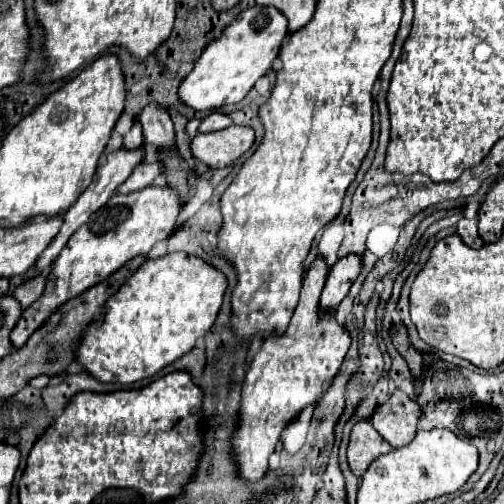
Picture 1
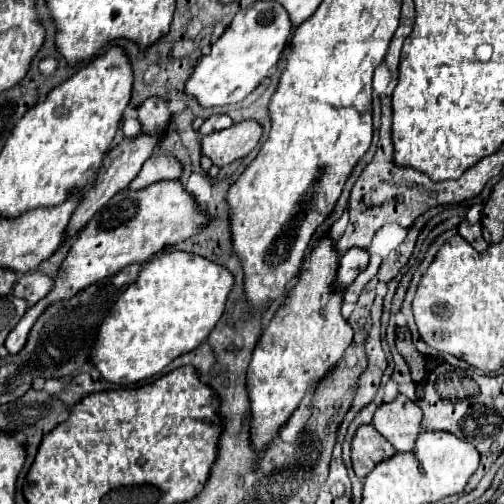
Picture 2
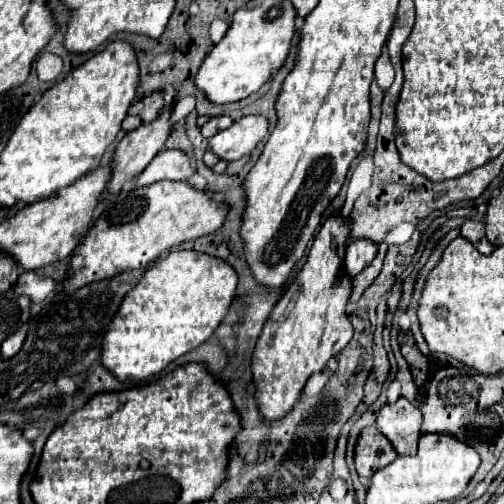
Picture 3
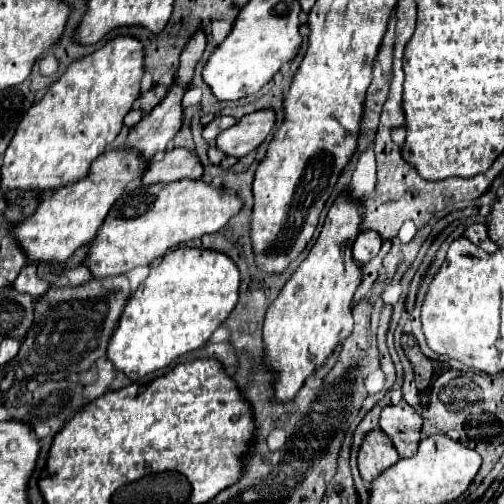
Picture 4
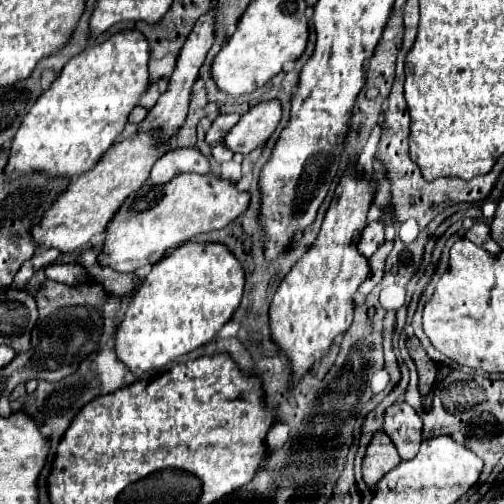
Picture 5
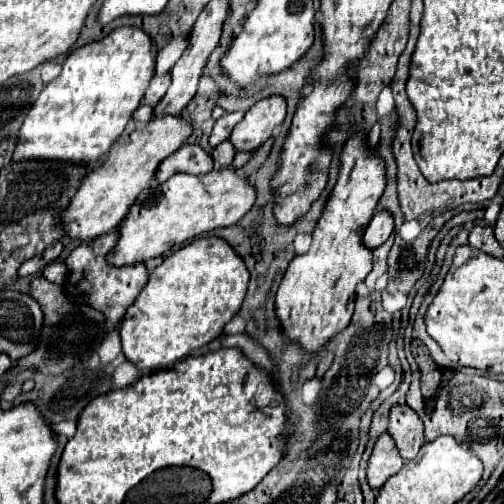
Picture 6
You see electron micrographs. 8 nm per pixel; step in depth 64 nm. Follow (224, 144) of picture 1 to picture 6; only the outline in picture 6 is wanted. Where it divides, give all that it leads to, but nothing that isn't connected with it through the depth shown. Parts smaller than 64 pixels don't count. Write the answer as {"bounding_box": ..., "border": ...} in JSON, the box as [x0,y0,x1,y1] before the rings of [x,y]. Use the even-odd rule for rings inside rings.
{"bounding_box":[232,96,286,150],"border":[[[268,96],[256,102],[232,130],[232,144],[238,150],[252,150],[262,146],[286,118],[286,98]]]}

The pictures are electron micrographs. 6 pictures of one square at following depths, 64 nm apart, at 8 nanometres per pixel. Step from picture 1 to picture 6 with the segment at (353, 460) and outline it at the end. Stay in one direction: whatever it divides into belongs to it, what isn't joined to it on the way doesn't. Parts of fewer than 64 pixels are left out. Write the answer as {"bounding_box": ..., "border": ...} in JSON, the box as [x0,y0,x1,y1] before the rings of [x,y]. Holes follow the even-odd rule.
{"bounding_box":[368,434,404,490],"border":[[[382,434],[374,446],[372,456],[370,456],[368,484],[374,490],[378,490],[380,484],[384,484],[384,480],[392,478],[396,472],[400,472],[402,466],[404,466],[404,460],[398,454],[394,440],[388,434]]]}

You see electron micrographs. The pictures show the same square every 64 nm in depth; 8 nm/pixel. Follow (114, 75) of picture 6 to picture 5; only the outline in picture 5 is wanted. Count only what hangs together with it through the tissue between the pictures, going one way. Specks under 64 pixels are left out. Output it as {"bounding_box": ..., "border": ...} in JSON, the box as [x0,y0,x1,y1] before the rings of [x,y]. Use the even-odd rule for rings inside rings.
{"bounding_box":[6,30,150,180],"border":[[[122,30],[112,34],[102,44],[90,46],[80,54],[72,56],[68,64],[62,68],[58,78],[50,84],[48,90],[34,102],[32,110],[22,120],[6,166],[6,176],[14,180],[20,174],[44,172],[50,176],[78,176],[96,166],[96,160],[114,144],[114,140],[122,134],[128,114],[138,106],[140,96],[148,88],[148,62],[150,62],[150,44],[146,36],[138,30]]]}

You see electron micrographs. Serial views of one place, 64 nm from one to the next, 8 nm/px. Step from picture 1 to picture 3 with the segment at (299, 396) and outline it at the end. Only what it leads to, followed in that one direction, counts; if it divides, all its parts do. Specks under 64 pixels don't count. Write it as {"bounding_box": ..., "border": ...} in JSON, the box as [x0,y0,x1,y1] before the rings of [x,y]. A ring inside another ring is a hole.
{"bounding_box":[252,212,354,422],"border":[[[336,212],[330,214],[314,238],[304,266],[284,290],[282,298],[274,304],[258,338],[252,358],[252,372],[260,412],[268,422],[274,422],[290,412],[306,380],[314,372],[320,372],[328,360],[336,356],[352,338],[354,330],[346,314],[346,304],[352,294],[352,280],[342,274],[350,230],[350,220]]]}

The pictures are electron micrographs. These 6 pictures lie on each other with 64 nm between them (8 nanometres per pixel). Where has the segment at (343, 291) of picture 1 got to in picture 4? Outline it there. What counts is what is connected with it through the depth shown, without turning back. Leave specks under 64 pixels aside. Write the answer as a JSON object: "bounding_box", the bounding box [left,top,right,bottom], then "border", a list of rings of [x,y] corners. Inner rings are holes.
{"bounding_box":[352,232,382,264],"border":[[[360,232],[352,246],[352,252],[354,252],[354,258],[364,264],[378,254],[380,246],[382,246],[382,240],[380,236],[376,236],[376,232]]]}

